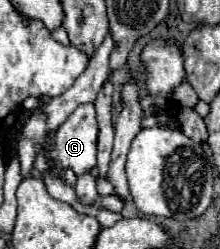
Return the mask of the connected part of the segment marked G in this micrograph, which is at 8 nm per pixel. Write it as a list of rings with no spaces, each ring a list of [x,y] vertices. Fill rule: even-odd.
[[[82,104],[78,106],[66,122],[62,122],[54,132],[54,146],[50,152],[44,152],[48,170],[52,176],[64,180],[64,170],[74,170],[76,176],[92,170],[96,166],[96,138],[98,138],[98,122],[94,116],[94,104]]]

